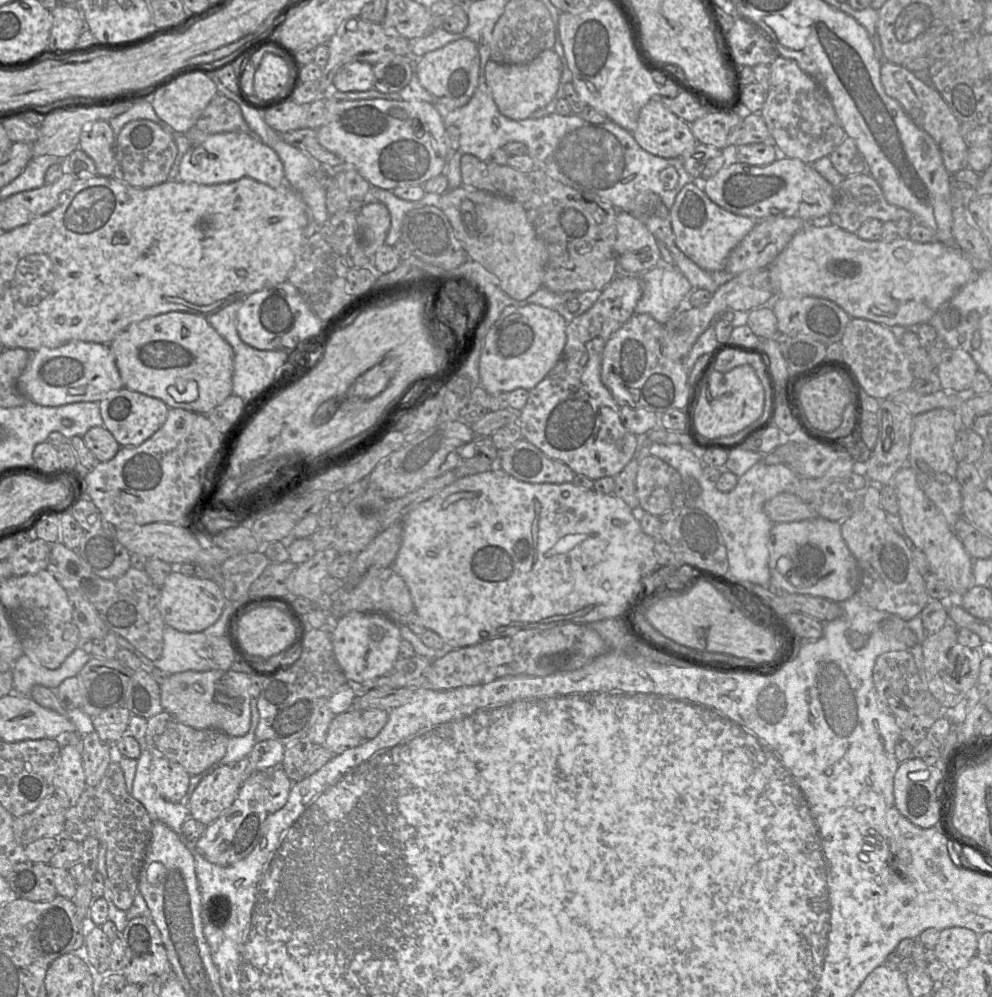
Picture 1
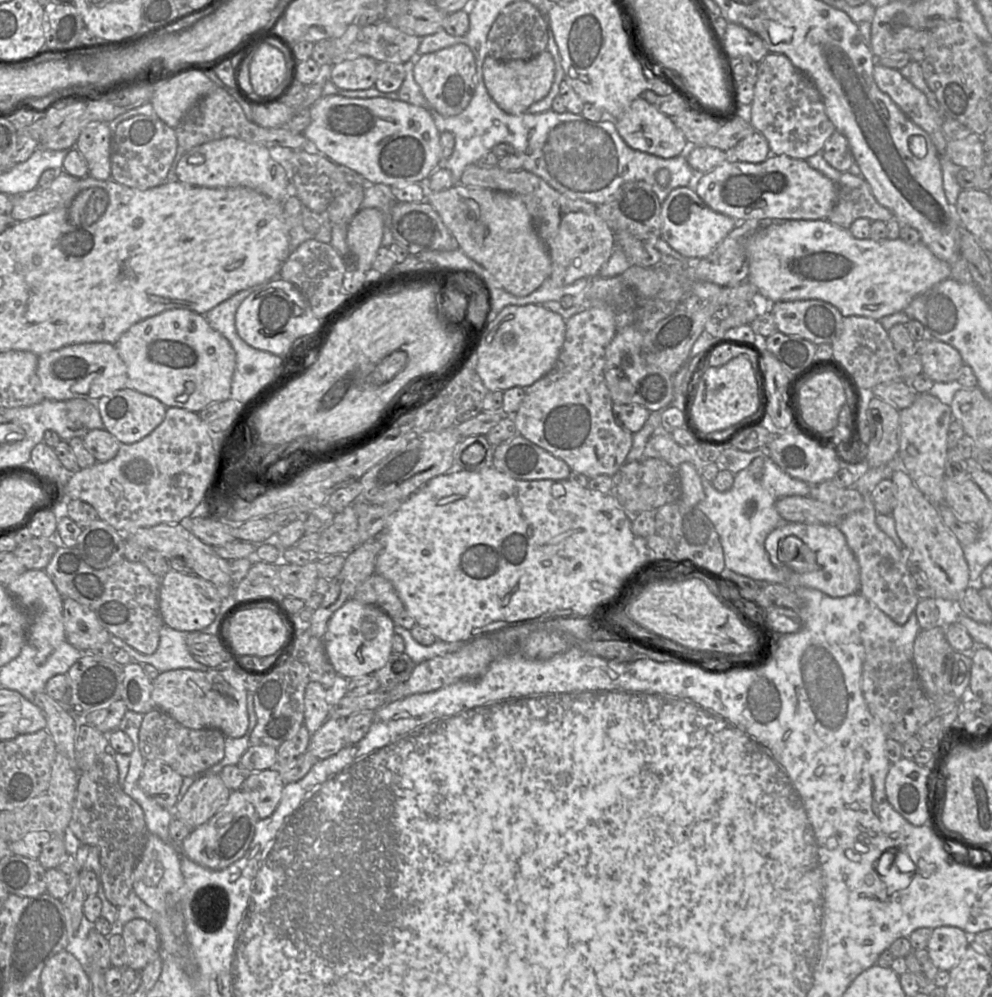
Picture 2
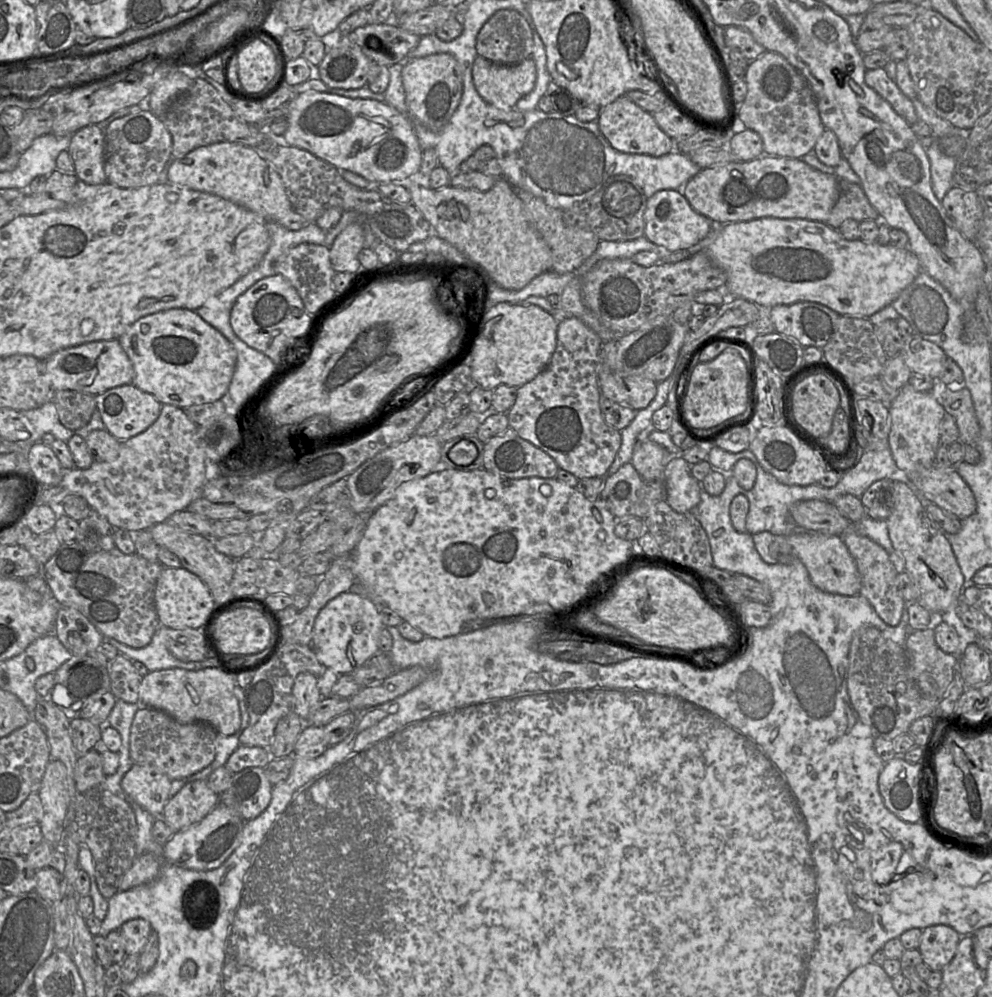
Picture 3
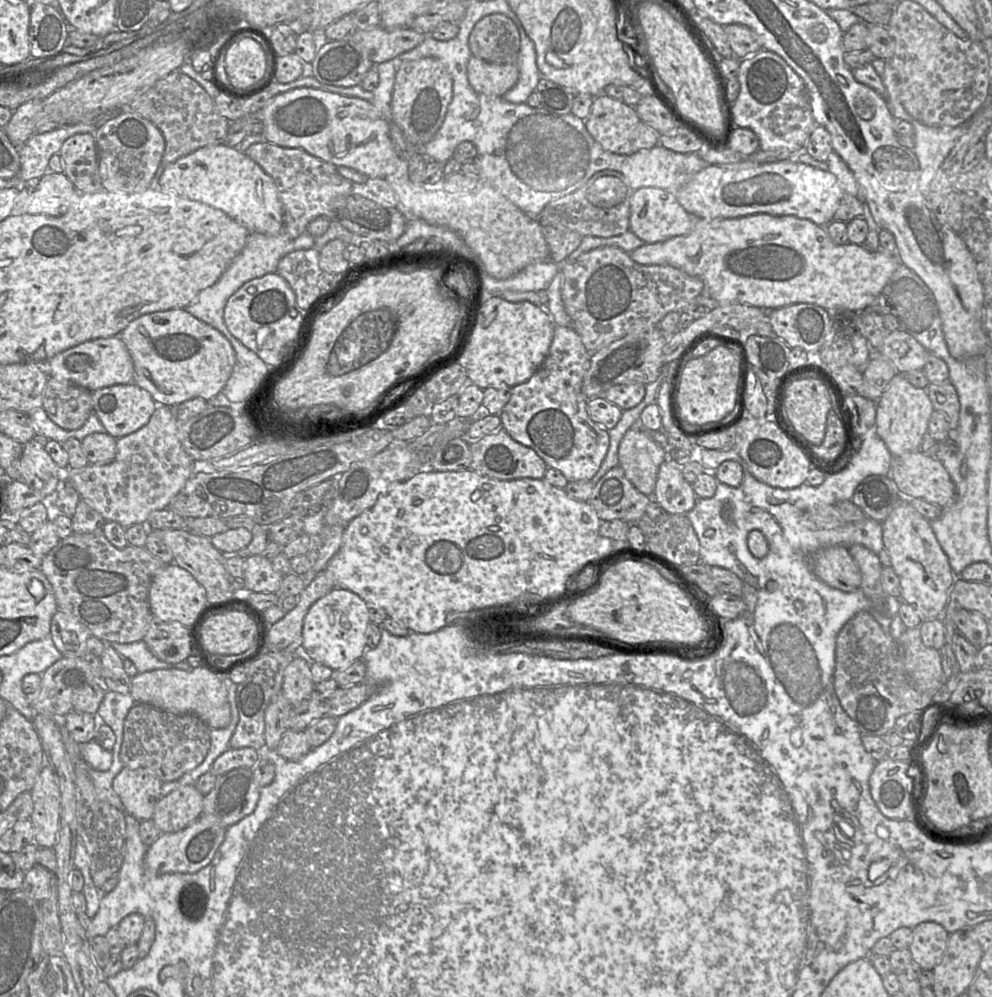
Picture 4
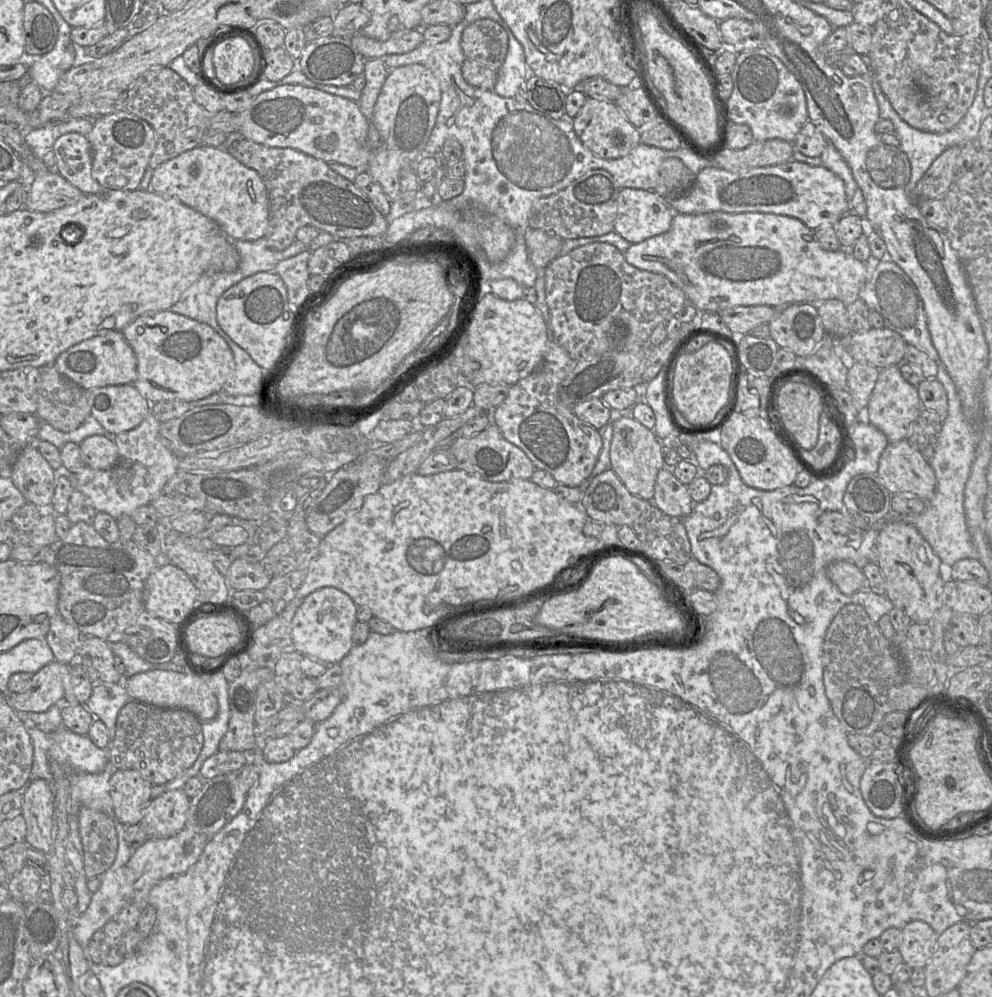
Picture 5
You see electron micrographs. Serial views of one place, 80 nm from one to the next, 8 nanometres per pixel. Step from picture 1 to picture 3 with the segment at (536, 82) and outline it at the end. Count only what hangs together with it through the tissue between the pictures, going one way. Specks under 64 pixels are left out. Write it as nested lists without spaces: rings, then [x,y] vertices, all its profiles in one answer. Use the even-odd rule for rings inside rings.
[[[478,55],[472,77],[477,92],[485,101],[499,109],[510,110],[533,90],[537,70],[533,58],[515,64],[498,64]]]

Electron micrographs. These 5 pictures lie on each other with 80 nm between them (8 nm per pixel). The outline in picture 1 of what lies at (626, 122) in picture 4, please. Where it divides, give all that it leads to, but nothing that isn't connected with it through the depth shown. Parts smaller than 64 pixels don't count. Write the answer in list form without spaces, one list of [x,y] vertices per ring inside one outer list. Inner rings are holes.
[[[651,99],[640,111],[636,129],[631,133],[645,151],[662,158],[679,158],[697,144],[690,124],[672,113],[661,101]]]

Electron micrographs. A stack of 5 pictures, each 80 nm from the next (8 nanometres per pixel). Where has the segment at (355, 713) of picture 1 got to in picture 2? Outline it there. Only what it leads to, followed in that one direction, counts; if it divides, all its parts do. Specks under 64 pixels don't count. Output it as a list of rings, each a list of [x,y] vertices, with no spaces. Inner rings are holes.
[[[329,717],[315,733],[311,734],[308,752],[322,760],[344,748],[347,745],[344,739],[345,719]]]

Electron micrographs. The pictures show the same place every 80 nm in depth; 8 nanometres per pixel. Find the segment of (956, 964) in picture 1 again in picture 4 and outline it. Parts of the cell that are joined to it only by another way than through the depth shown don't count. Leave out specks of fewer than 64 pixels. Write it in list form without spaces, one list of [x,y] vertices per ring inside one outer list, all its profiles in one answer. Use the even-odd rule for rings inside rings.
[[[922,922],[912,928],[912,941],[908,947],[913,962],[918,964],[922,970],[932,970],[941,962],[946,951],[950,933],[936,922]]]

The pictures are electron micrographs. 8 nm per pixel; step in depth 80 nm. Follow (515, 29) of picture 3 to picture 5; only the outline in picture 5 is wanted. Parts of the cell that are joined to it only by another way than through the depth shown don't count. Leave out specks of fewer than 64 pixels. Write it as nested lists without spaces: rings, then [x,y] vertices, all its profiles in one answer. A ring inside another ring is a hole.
[[[480,19],[465,28],[461,46],[467,59],[498,71],[508,52],[509,35],[498,22]]]

